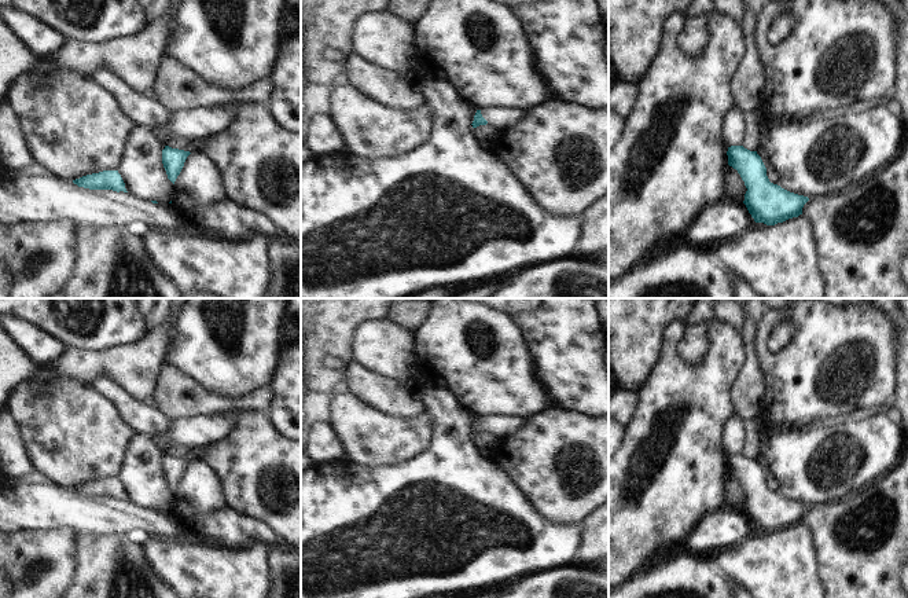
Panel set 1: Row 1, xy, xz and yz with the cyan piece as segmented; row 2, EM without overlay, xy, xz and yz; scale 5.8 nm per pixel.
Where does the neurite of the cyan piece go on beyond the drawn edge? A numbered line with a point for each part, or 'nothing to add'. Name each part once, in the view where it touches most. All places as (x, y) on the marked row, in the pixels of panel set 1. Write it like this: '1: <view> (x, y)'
nothing to add

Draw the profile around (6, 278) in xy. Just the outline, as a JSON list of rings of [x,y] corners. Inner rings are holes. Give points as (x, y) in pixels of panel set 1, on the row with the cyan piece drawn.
[[[0,263],[0,298],[8,298],[12,286],[12,275]]]

